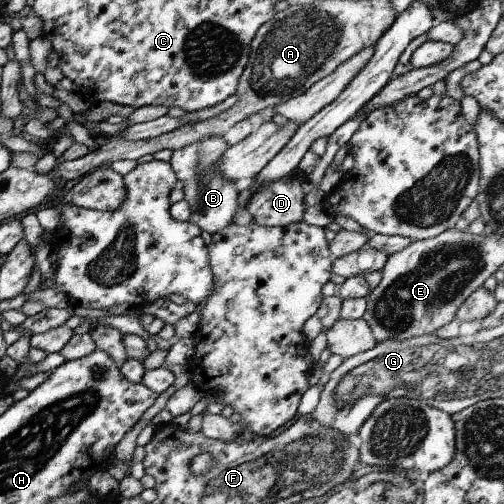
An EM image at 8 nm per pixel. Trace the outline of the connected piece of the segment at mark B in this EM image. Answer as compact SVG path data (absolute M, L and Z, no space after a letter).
M207 136L173 151L169 160L177 186L183 190L183 199L192 209L189 223L196 225L200 232L206 232L209 236L233 223L233 214L238 208L235 182L233 180L227 182L215 172L215 162L221 158L221 154L227 148L227 144L223 144L222 136L213 136L213 138Z

